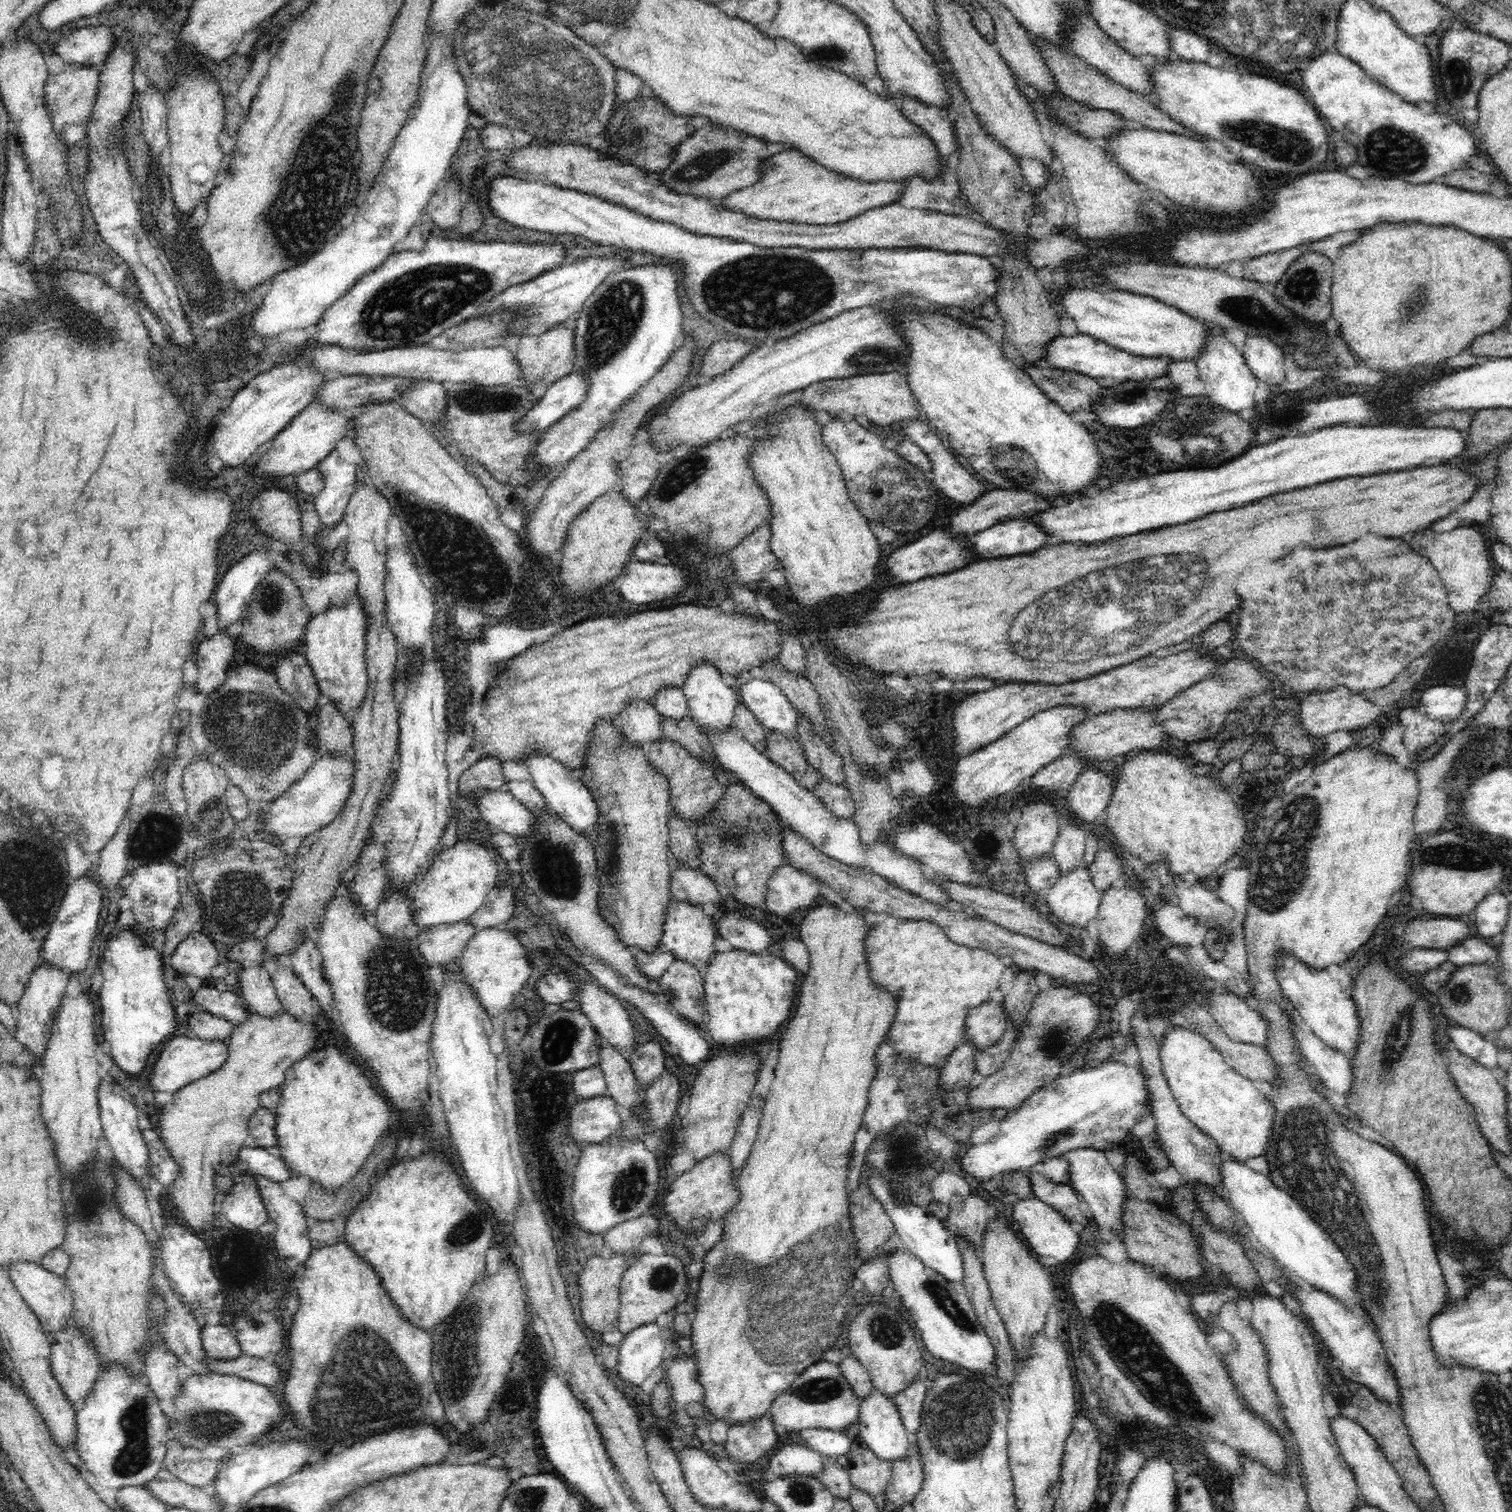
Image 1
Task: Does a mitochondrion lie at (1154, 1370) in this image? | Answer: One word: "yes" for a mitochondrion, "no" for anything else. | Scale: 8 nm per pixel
yes

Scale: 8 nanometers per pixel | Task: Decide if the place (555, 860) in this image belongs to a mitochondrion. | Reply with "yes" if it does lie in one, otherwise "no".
yes

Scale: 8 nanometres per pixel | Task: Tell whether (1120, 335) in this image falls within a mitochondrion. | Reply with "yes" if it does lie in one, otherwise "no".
no

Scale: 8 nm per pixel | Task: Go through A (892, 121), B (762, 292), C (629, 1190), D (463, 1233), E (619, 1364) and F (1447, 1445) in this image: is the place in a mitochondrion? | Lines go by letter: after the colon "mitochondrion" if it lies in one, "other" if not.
A: other
B: mitochondrion
C: mitochondrion
D: mitochondrion
E: other
F: other

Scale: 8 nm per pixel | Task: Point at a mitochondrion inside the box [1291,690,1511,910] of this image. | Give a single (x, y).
(1444, 854)

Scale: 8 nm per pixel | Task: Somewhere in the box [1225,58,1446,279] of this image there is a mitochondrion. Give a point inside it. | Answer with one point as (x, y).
(1390, 147)

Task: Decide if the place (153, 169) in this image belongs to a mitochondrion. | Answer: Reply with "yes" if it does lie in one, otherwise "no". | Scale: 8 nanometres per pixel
no

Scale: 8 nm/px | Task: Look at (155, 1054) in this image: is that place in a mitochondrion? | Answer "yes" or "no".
no

